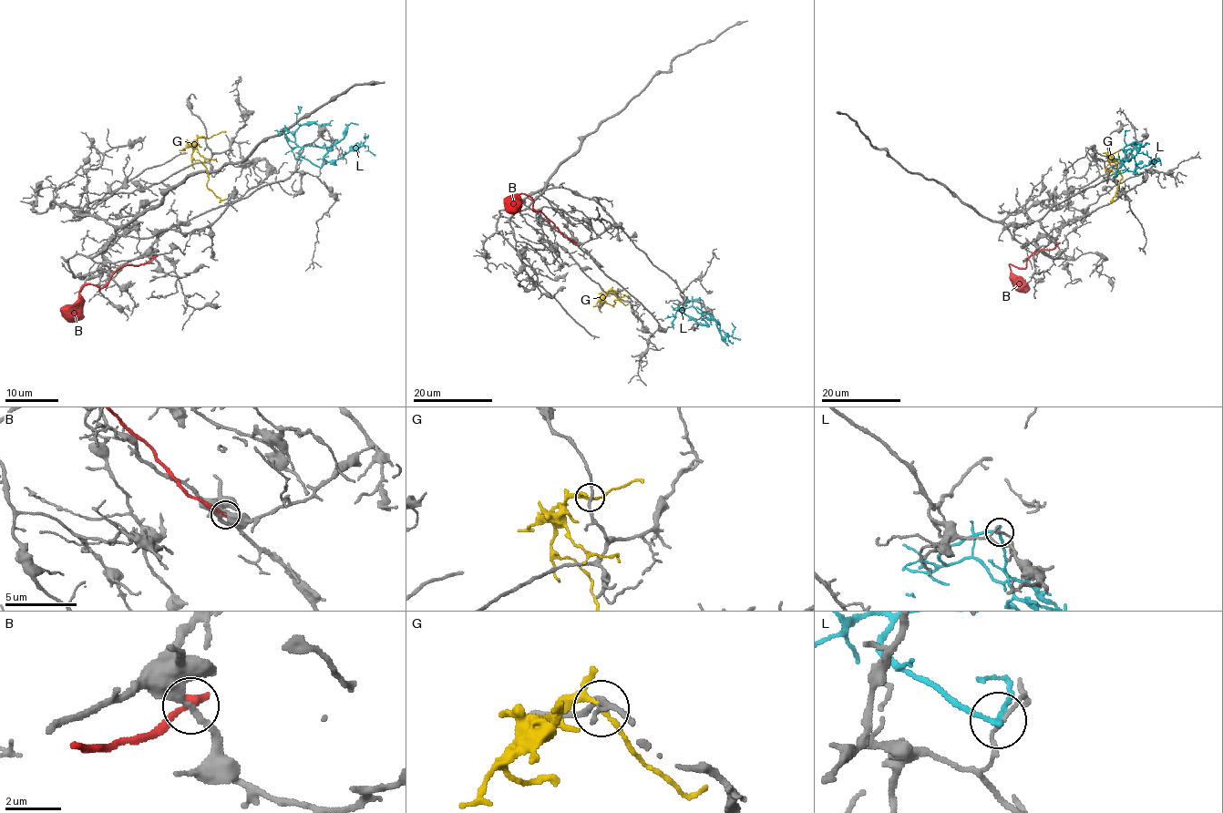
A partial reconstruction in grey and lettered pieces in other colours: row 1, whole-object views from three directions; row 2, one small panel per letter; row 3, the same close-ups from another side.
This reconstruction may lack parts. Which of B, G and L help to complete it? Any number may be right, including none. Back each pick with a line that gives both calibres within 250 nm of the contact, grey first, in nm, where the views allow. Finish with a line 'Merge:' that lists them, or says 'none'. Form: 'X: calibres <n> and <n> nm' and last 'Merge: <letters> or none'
Merge: none

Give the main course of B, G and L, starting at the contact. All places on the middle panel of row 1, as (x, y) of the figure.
B: (574, 242), (564, 236), (540, 211), (532, 209), (532, 200), (522, 193), (508, 212)
G: (613, 293), (608, 292), (602, 301), (613, 305), (614, 301), (625, 296), (628, 299)
L: (700, 299), (691, 300), (683, 305), (693, 305), (700, 313), (711, 314), (720, 329), (727, 334)

